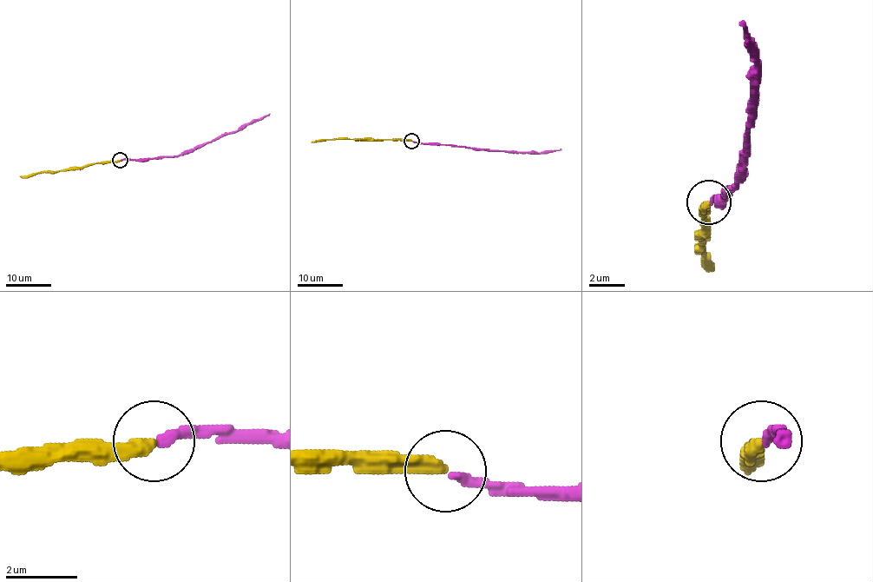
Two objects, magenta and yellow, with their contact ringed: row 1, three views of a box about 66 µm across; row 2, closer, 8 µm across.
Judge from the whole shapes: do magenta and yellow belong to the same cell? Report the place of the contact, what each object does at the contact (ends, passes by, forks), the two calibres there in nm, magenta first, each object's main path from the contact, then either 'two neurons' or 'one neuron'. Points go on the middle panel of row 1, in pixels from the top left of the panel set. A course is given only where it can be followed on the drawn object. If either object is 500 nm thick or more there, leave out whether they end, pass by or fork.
(411, 141) | magenta ends | yellow ends | 280/400 nm | magenta via (412, 142), (537, 153), (561, 149) | yellow via (412, 141), (311, 142) | one neuron

